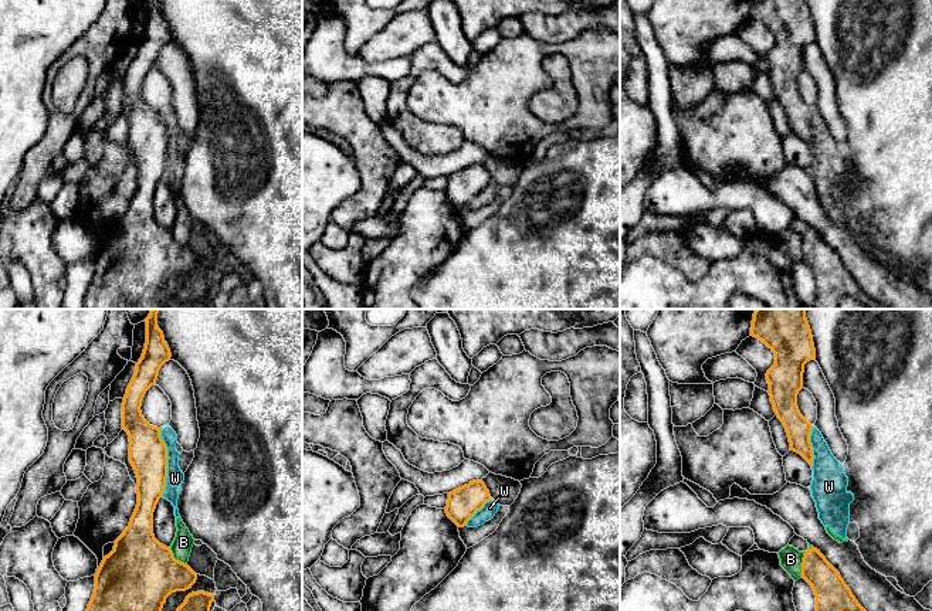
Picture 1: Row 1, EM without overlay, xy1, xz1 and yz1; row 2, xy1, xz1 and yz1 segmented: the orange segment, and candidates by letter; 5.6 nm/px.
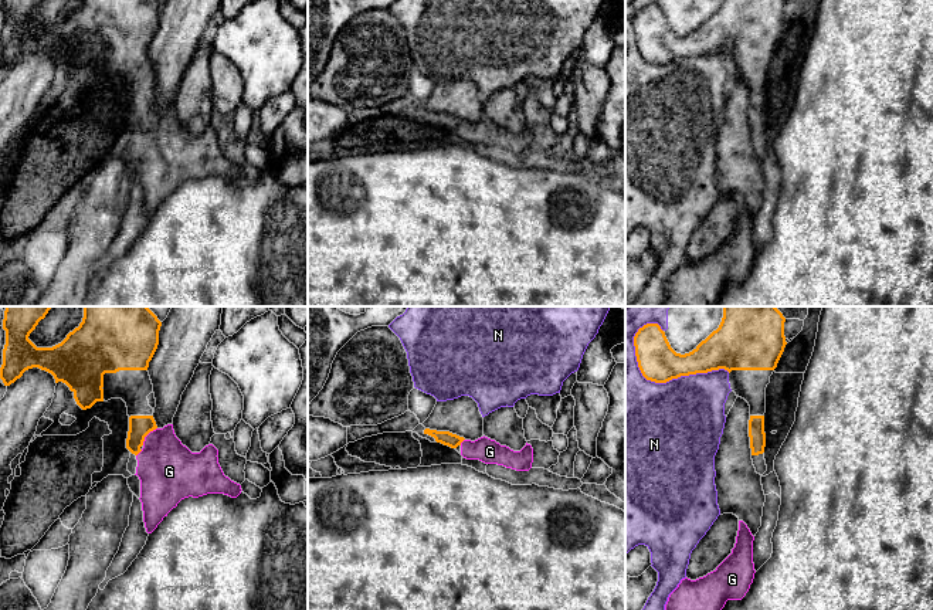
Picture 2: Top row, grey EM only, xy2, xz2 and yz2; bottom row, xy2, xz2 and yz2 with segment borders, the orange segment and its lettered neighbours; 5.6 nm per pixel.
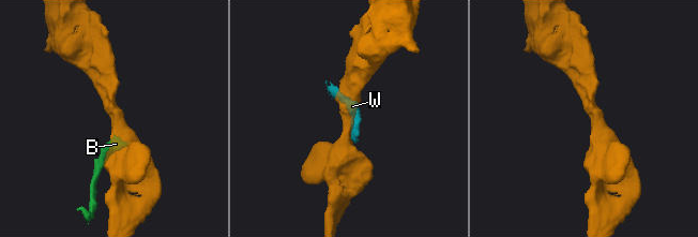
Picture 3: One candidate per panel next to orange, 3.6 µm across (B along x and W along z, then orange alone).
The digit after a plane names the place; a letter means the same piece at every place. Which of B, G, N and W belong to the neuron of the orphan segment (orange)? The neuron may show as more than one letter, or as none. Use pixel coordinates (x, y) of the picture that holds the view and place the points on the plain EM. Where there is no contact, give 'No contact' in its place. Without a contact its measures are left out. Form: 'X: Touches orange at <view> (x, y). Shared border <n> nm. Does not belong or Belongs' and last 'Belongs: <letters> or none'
B: Touches orange at yz1 (803, 244). Shared border 200 nm. Does not belong
G: Touches orange at xy2 (146, 117). Shared border 130 nm. Belongs
N: Touches orange at yz2 (667, 63). Shared border 600 nm. Does not belong
W: Touches orange at xy1 (166, 145). Shared border 380 nm. Does not belong
Belongs: G

